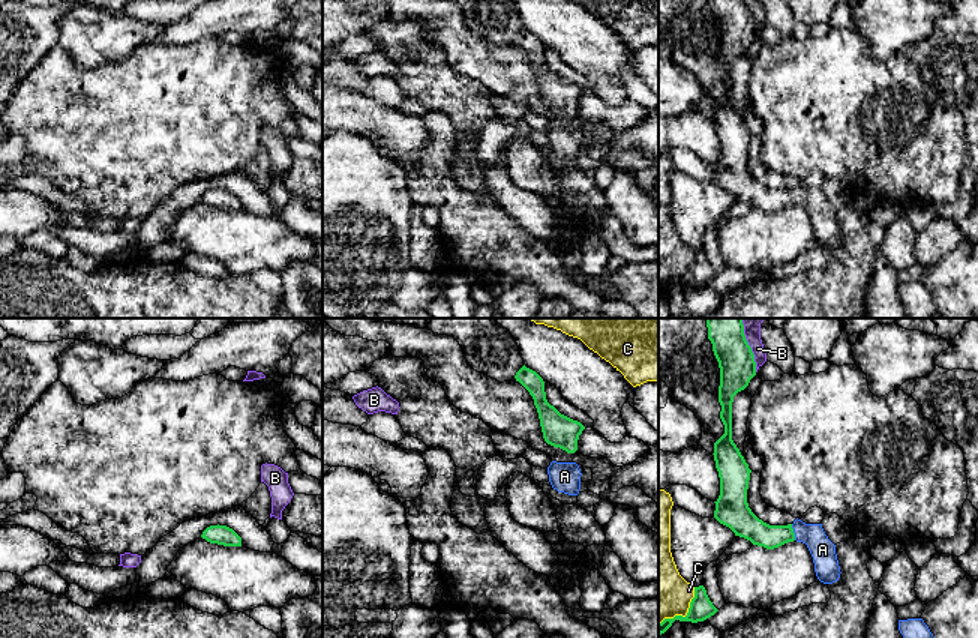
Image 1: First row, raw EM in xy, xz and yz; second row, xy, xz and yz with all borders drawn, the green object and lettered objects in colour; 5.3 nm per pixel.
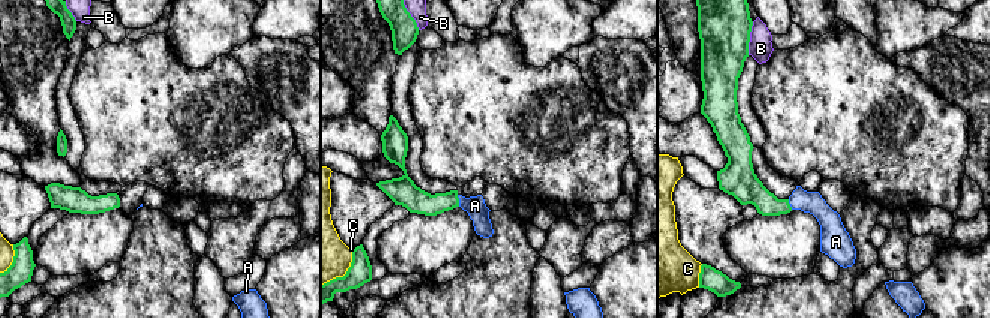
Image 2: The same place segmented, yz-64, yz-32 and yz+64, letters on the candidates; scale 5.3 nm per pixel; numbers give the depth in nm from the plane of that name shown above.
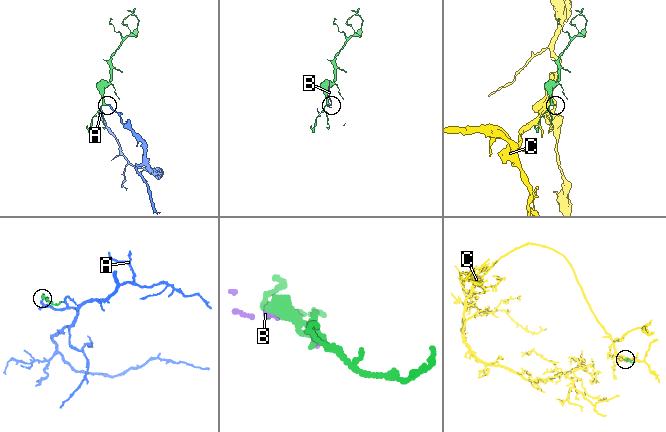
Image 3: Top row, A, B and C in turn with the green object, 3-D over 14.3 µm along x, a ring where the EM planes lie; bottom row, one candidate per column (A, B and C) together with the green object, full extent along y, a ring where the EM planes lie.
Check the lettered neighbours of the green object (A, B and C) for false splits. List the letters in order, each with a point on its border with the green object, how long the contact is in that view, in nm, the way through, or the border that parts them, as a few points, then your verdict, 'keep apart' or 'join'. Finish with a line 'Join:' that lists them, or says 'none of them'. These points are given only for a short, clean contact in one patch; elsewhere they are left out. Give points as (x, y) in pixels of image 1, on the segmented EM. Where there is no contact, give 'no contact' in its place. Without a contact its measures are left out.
A: contact yz (792, 532); length 90 nm; way yz (747, 526), (759, 533), (792, 532), (806, 533), (822, 550); join
B: contact yz (749, 346); length 300 nm; keep apart
C: contact yz (687, 614); length 280 nm; keep apart
Join: A

